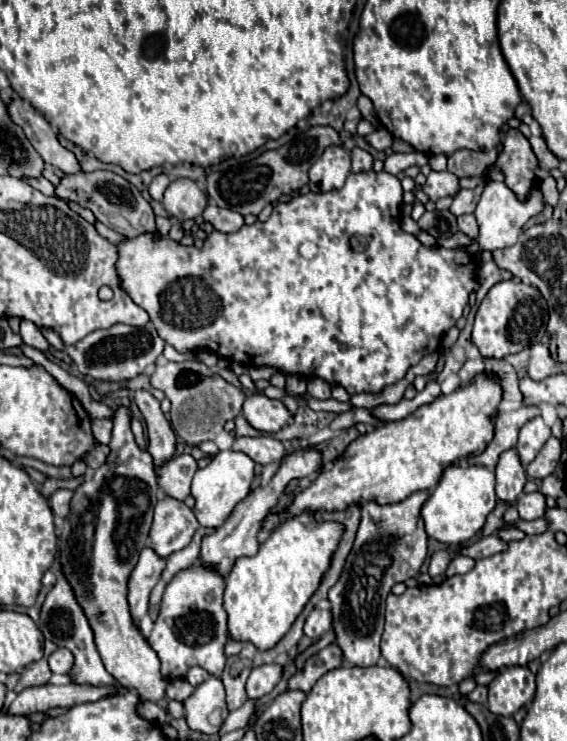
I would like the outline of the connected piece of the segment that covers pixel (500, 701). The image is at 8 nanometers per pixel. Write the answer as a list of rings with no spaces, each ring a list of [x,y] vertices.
[[[507,667],[489,685],[489,711],[513,715],[535,695],[535,675],[527,667]]]

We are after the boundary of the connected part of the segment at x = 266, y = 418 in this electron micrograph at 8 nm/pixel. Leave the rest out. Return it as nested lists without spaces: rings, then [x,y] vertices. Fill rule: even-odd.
[[[249,395],[243,405],[245,419],[263,433],[277,433],[289,421],[289,411],[279,399],[269,399],[265,395]]]

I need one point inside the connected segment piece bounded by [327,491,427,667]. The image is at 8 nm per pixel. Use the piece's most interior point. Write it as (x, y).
(387, 534)

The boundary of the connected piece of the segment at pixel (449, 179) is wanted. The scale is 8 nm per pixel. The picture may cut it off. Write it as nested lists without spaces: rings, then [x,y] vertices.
[[[431,171],[427,175],[425,185],[419,187],[431,201],[437,201],[447,195],[455,195],[459,191],[459,179],[449,171]]]

